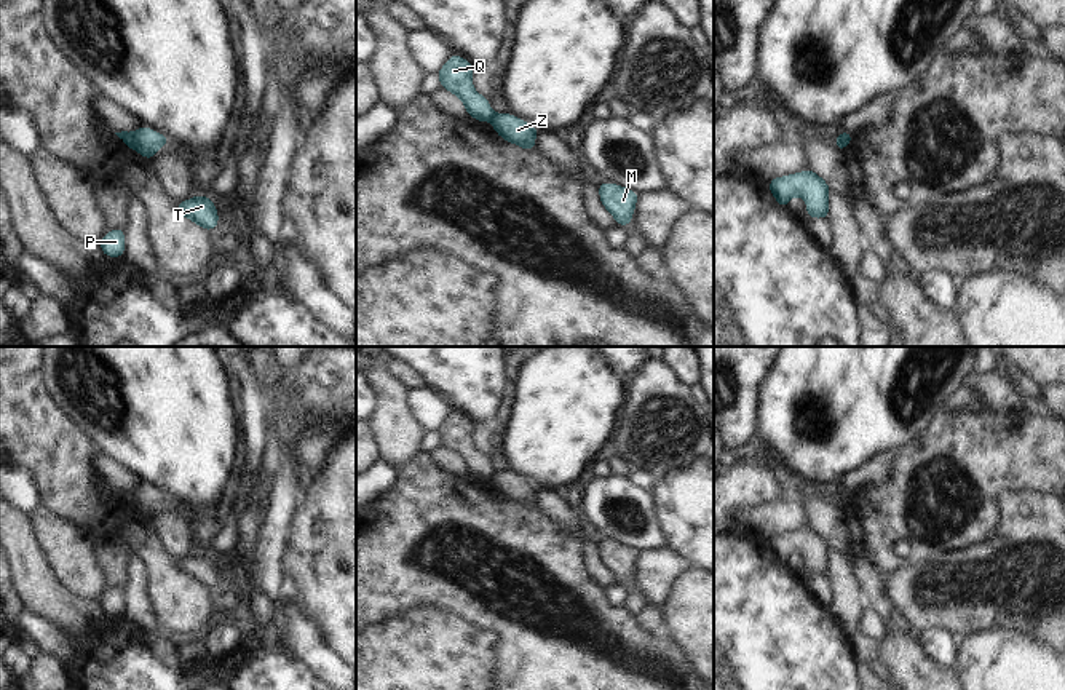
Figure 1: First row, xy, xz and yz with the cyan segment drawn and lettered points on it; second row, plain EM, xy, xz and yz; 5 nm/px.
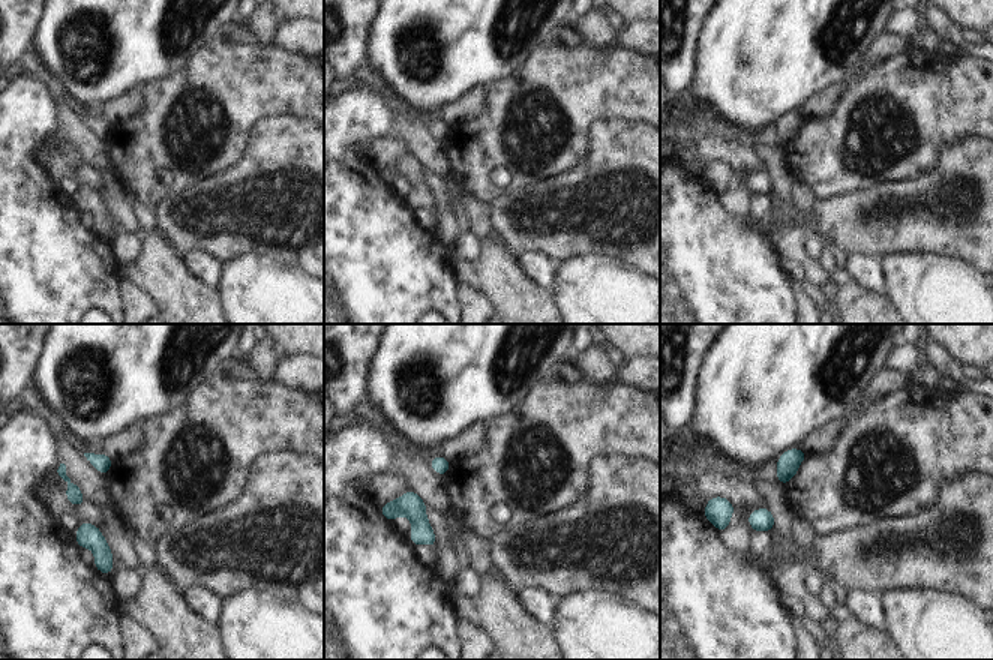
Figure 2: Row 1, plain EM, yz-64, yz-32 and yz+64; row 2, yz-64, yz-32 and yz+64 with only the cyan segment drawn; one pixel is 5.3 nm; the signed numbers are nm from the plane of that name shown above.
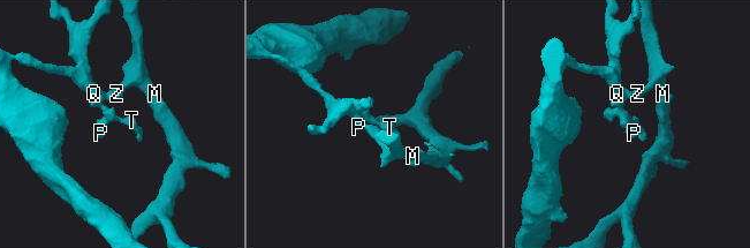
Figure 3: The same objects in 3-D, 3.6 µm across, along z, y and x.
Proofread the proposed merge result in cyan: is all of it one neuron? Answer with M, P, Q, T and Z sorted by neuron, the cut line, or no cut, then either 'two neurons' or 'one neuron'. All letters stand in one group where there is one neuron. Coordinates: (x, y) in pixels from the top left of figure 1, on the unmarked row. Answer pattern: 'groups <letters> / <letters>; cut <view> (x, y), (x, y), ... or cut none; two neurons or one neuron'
groups M Z / P Q T; cut xy (133, 492), (136, 505); two neurons

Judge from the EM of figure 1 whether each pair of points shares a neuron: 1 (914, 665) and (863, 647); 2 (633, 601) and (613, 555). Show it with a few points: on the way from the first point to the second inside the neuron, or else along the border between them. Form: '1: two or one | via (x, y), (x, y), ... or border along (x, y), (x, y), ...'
1: one | via (901, 654), (898, 650), (875, 650)
2: one | via (631, 590), (621, 566)

